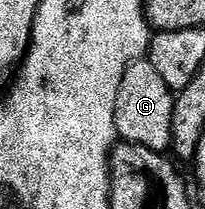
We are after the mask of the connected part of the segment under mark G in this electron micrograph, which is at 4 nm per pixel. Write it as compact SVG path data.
M148 60L132 62L125 70L123 84L119 84L119 96L115 100L115 128L120 141L143 144L143 148L168 151L173 145L173 99L174 91L163 84L159 72L151 68Z

